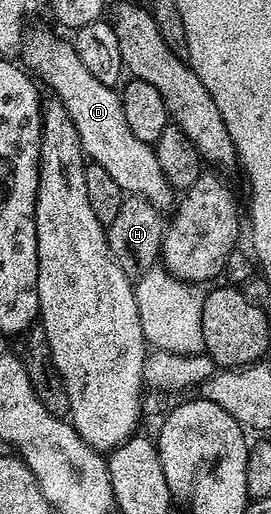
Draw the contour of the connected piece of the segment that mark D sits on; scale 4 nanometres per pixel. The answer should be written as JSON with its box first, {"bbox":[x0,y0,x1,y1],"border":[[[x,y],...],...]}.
{"bbox":[21,27,173,209],"border":[[[43,27],[28,30],[23,36],[21,63],[36,80],[47,82],[55,90],[54,98],[65,105],[73,125],[77,125],[77,137],[81,137],[84,156],[90,162],[101,165],[127,195],[140,195],[160,209],[172,206],[173,188],[165,181],[161,165],[157,165],[154,146],[137,141],[133,129],[129,129],[129,121],[125,121],[122,94],[115,87],[101,85],[85,69],[81,57],[77,57],[74,42],[67,40],[66,43]]]}

